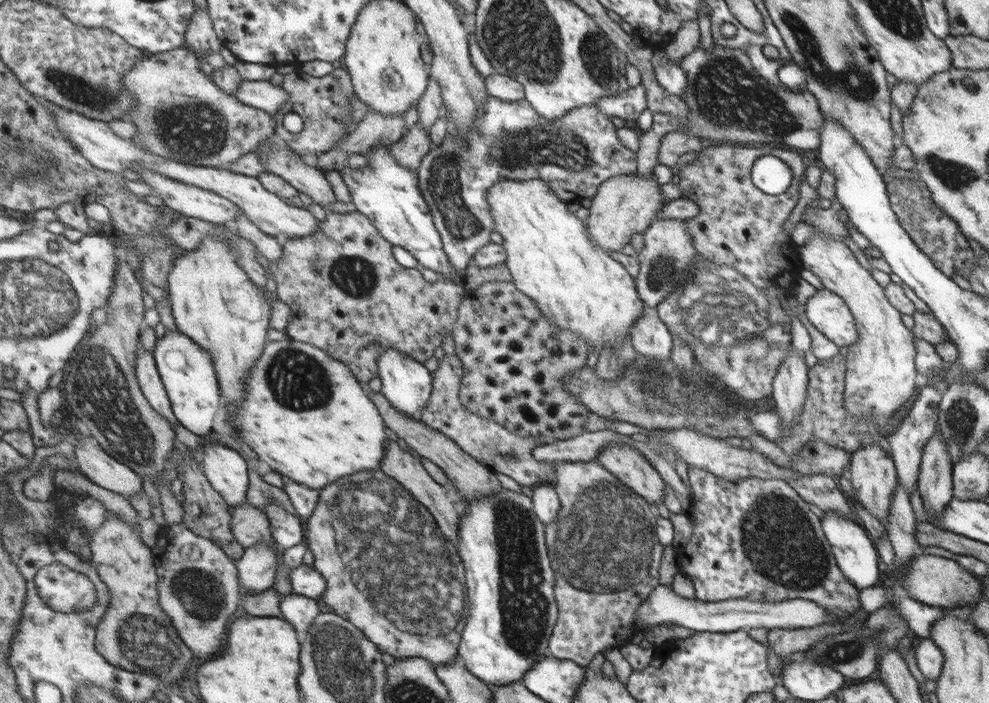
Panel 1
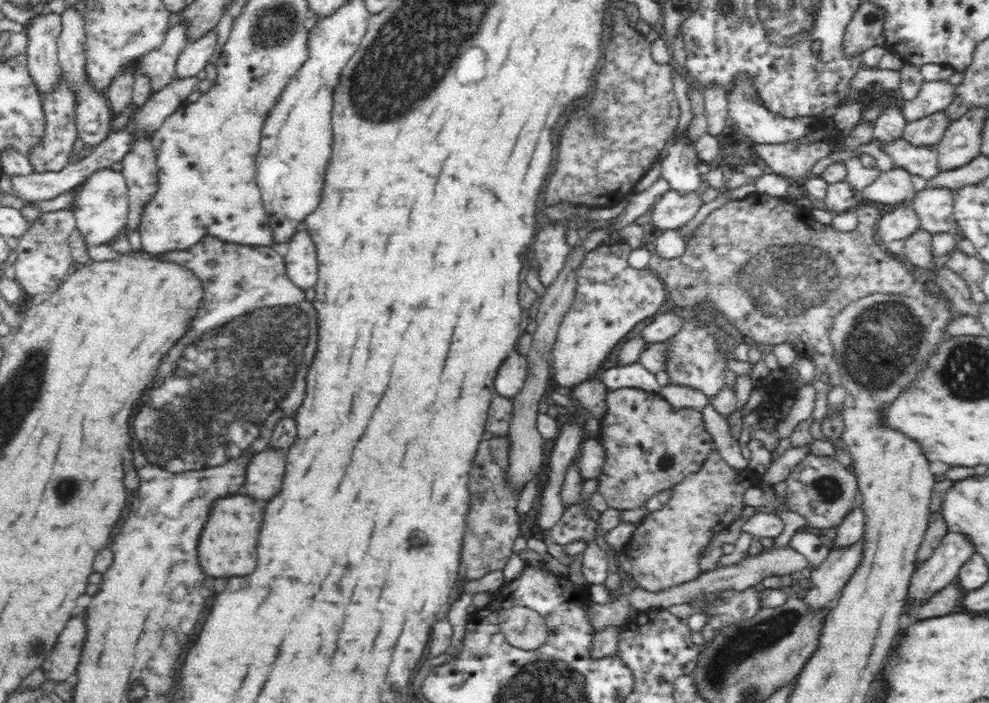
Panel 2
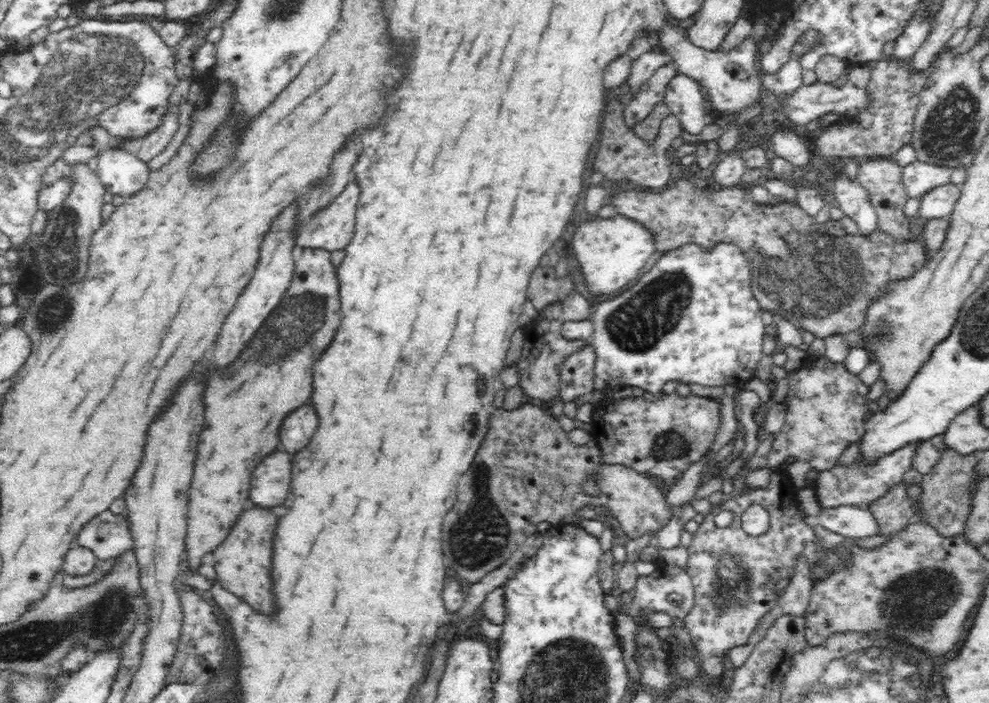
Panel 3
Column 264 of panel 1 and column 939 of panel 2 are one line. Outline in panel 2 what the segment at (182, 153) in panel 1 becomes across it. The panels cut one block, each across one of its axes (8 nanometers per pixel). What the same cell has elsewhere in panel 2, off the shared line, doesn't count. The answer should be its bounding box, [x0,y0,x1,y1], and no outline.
[903,110,954,149]

